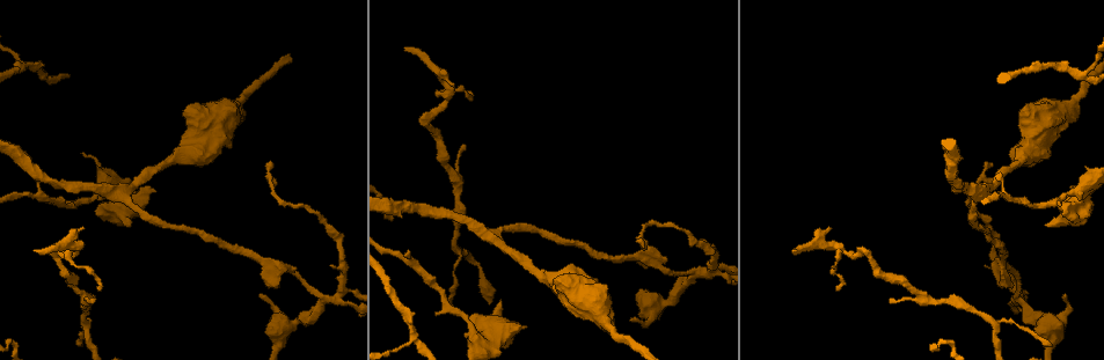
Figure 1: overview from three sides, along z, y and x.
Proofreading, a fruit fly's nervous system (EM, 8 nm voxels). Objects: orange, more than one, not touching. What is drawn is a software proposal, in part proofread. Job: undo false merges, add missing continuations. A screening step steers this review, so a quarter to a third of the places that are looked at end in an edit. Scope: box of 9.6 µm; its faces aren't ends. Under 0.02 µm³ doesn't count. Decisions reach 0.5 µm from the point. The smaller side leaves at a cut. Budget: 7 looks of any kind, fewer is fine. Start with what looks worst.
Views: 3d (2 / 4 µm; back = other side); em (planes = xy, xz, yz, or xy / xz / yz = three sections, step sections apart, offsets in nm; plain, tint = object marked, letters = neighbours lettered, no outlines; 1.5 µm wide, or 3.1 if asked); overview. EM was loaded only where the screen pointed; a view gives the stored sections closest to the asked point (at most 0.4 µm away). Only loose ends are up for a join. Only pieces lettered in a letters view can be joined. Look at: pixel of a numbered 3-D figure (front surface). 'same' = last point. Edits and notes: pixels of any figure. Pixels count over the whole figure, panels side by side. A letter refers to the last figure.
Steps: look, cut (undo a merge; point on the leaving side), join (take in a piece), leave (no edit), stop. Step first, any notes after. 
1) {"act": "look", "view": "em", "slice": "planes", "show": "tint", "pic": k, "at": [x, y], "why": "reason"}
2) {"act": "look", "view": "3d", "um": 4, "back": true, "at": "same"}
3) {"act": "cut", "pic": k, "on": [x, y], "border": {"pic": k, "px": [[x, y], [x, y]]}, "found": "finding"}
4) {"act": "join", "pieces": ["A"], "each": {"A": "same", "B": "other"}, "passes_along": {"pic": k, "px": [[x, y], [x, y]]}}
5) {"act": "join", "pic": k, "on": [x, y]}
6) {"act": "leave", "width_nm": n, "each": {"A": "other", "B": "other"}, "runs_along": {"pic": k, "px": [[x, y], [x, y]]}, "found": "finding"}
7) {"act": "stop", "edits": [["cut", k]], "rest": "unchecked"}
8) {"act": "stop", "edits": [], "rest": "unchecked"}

{"act": "look", "view": "3d", "um": 4, "pic": 1, "at": [337, 301], "why": "abrupt turn"}

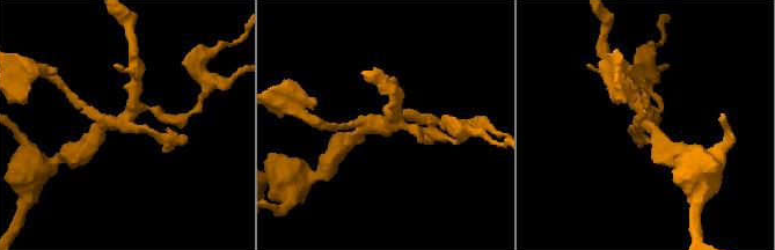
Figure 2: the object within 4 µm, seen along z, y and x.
{"act": "look", "view": "em", "slice": "yz", "step": 8, "show": "letters", "pic": 2, "at": [124, 120], "why": "now the EM"}

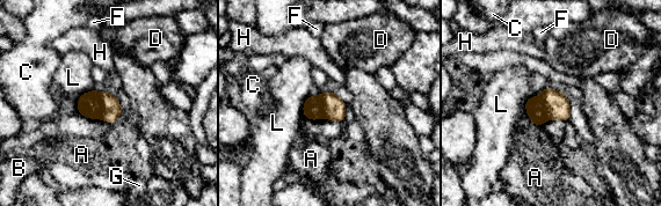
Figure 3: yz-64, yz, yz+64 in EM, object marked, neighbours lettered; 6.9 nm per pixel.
{"act": "cut", "pic": 3, "on": [111, 110], "width_nm": 180, "each": {"A": "other", "B": "other", "C": "other", "D": "other", "F": "other", "G": "other", "H": "other", "L": "other"}, "border": {"pic": 3, "px": [[101, 93], [102, 111], [99, 117]]}, "found": "a second cell is stuck on"}

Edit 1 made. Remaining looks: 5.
{"act": "look", "view": "em", "slice": "xz", "step": 8, "show": "tint", "pic": 1, "at": [126, 189], "why": "a fork"}

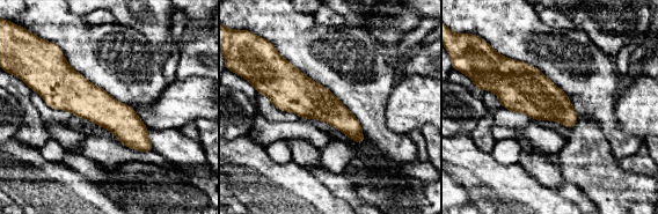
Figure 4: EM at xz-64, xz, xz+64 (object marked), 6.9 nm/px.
{"act": "look", "view": "em", "slice": "planes", "show": "tint", "at": "same"}

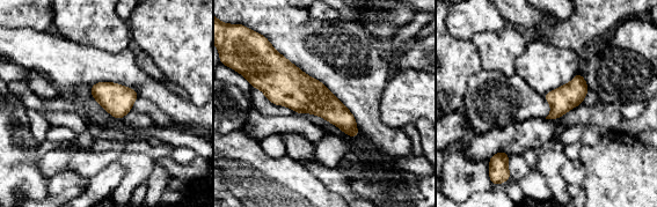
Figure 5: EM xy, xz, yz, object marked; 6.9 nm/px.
{"act": "look", "view": "em", "slice": "planes", "show": "letters", "at": "same", "why": "see the neighbours"}

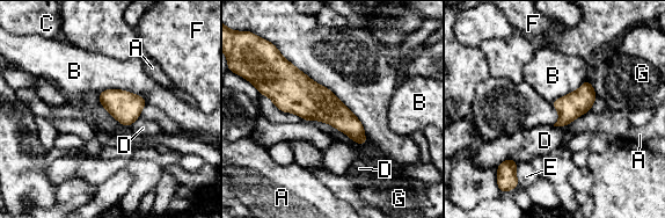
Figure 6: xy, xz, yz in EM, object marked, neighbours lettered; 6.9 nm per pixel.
{"act": "leave", "width_nm": 50, "each": {"A": "other", "B": "other", "C": "other", "D": "other", "E": "other", "F": "other", "G": "other"}, "runs_along": {"pic": 6, "px": [[268, 87], [323, 104], [363, 140]]}, "found": "all the same cell"}

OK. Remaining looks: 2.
{"act": "look", "view": "em", "slice": "xy", "step": 4, "show": "tint", "pic": 1, "at": [1003, 271], "why": "a fork"}

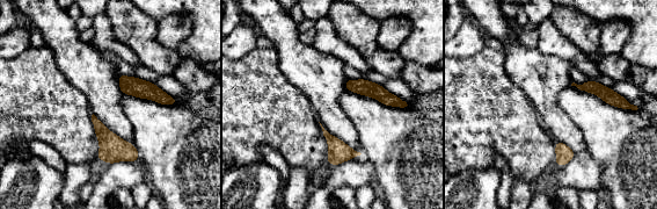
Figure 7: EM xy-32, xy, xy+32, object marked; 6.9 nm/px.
{"act": "look", "view": "em", "slice": "planes", "show": "letters", "at": "same"}

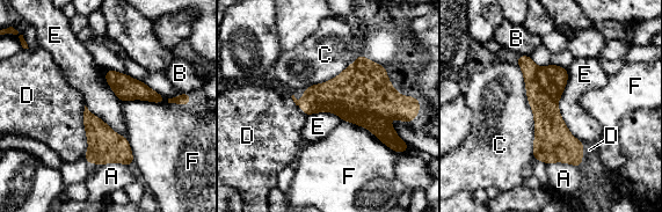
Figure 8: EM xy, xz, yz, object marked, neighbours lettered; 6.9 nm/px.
{"act": "leave", "each": {"A": "other", "B": "other", "C": "other", "D": "other", "E": "other", "F": "other"}, "border": {"pic": 8, "px": [[566, 70], [558, 110], [583, 145]]}, "found": "continuous, no second cell"}

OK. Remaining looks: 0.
{"act": "stop", "edits": [["cut", 3]], "rest": "unchecked"}

